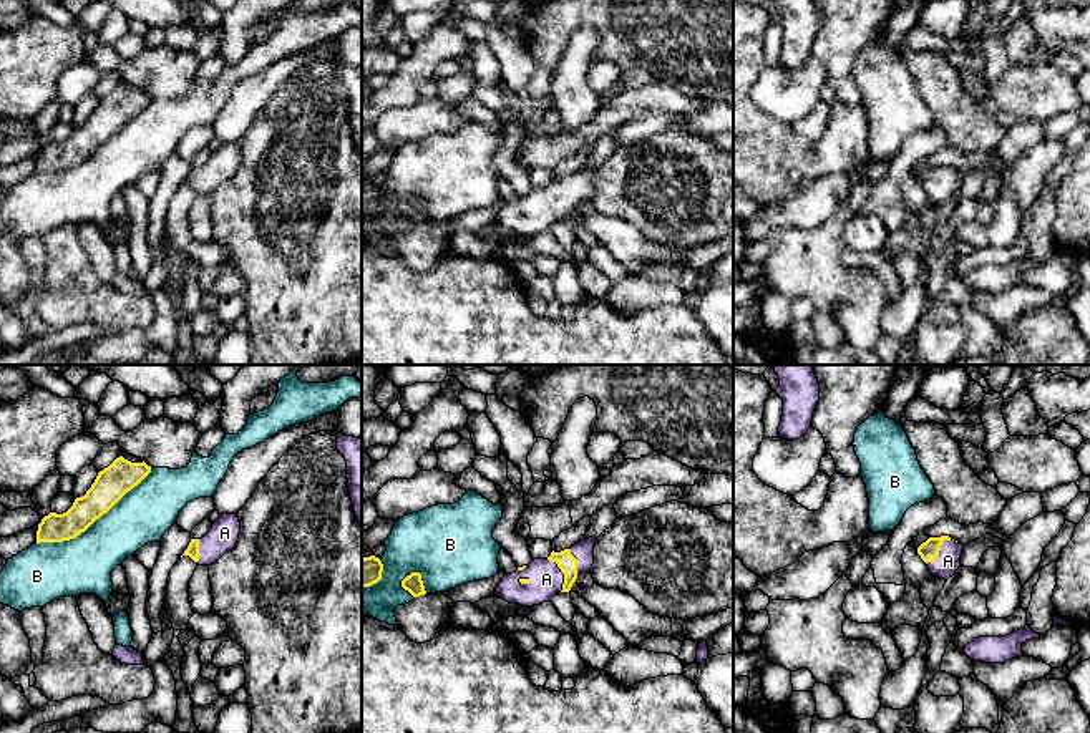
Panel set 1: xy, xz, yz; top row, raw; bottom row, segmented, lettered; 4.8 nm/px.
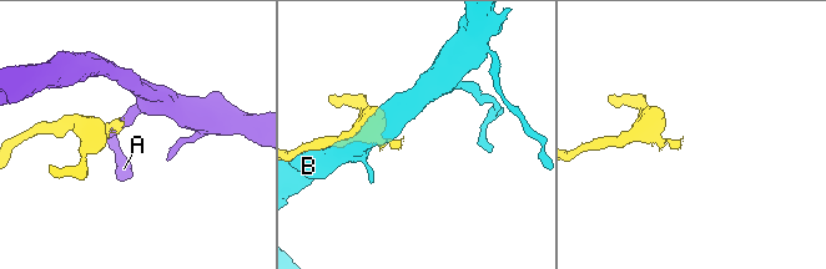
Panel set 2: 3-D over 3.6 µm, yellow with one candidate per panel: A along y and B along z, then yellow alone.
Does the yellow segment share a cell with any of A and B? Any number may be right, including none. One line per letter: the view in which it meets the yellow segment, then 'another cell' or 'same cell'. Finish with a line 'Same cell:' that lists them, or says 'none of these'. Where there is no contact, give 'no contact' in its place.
A: meets yellow in yz; same cell
B: meets yellow in xy; another cell
Same cell: A

